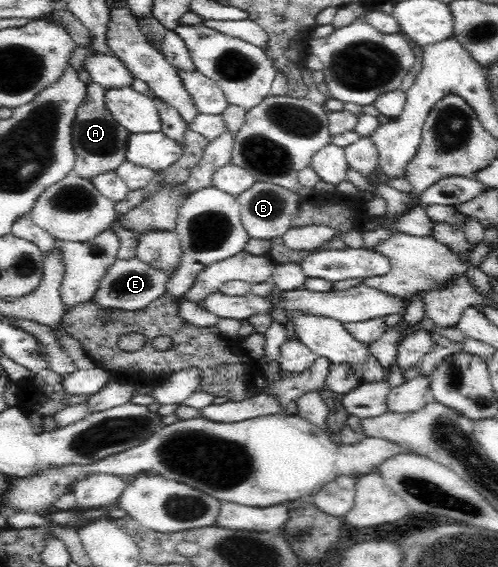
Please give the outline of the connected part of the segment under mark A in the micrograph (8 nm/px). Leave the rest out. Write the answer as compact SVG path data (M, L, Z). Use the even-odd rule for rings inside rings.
M97 83L87 86L85 101L78 107L73 122L73 147L77 156L73 171L82 179L102 173L116 172L126 161L126 147L131 132L124 128L105 105L105 88Z

